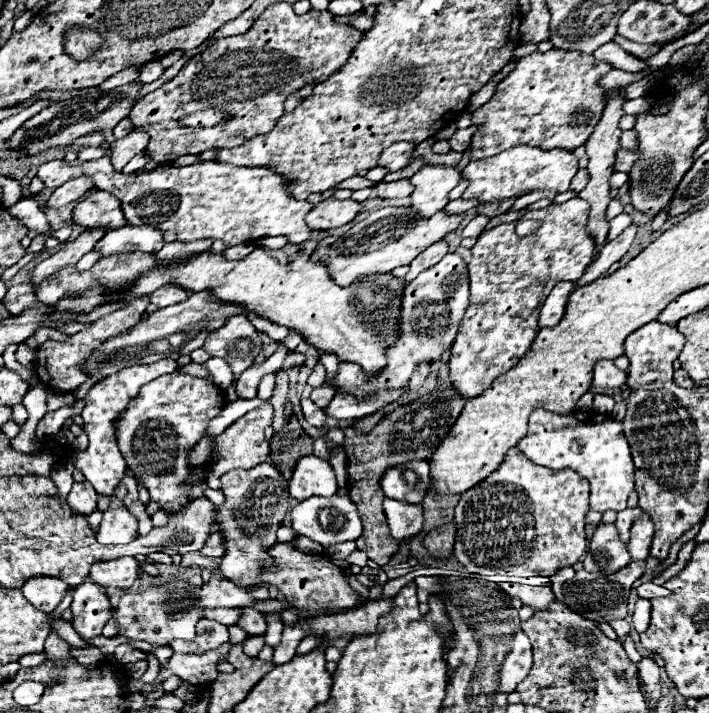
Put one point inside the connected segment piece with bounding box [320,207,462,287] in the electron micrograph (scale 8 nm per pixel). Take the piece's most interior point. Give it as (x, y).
(375, 246)

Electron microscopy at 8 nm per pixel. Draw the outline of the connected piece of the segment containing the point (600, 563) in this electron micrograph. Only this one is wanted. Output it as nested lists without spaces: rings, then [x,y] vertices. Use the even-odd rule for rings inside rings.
[[[614,523],[610,525],[598,525],[588,553],[584,555],[584,569],[588,573],[602,573],[602,575],[610,575],[616,573],[618,569],[626,567],[630,563],[630,555],[626,551],[626,545],[618,539],[618,531],[614,527]]]

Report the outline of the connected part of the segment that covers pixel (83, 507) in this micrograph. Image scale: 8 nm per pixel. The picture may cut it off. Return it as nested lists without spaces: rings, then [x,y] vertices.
[[[88,481],[74,483],[68,495],[68,505],[76,515],[90,515],[92,511],[96,511],[96,499],[98,499],[98,493]]]

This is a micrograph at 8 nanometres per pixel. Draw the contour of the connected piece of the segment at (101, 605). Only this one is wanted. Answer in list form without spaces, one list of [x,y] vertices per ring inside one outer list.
[[[86,579],[74,589],[74,599],[70,605],[72,627],[82,639],[92,639],[102,633],[102,627],[112,617],[112,607],[108,603],[104,587]]]

